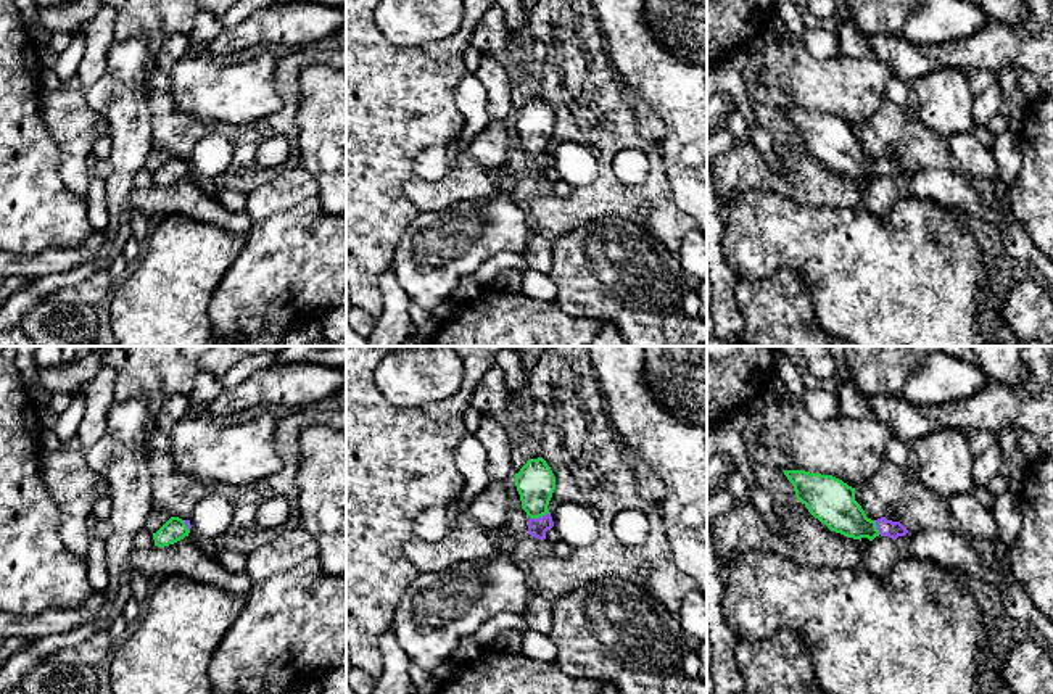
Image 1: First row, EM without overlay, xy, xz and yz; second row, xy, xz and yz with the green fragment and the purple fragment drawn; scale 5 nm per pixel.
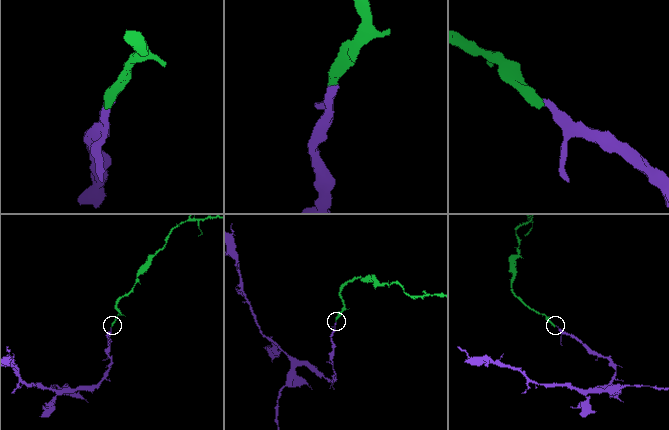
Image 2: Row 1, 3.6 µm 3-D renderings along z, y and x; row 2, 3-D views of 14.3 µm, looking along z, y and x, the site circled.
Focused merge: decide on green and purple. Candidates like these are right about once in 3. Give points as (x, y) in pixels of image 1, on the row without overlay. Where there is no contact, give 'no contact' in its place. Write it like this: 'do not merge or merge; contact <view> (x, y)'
merge; contact xz (540, 155)

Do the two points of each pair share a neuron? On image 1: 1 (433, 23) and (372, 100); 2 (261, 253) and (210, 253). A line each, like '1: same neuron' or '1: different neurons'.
1: different neurons
2: different neurons

